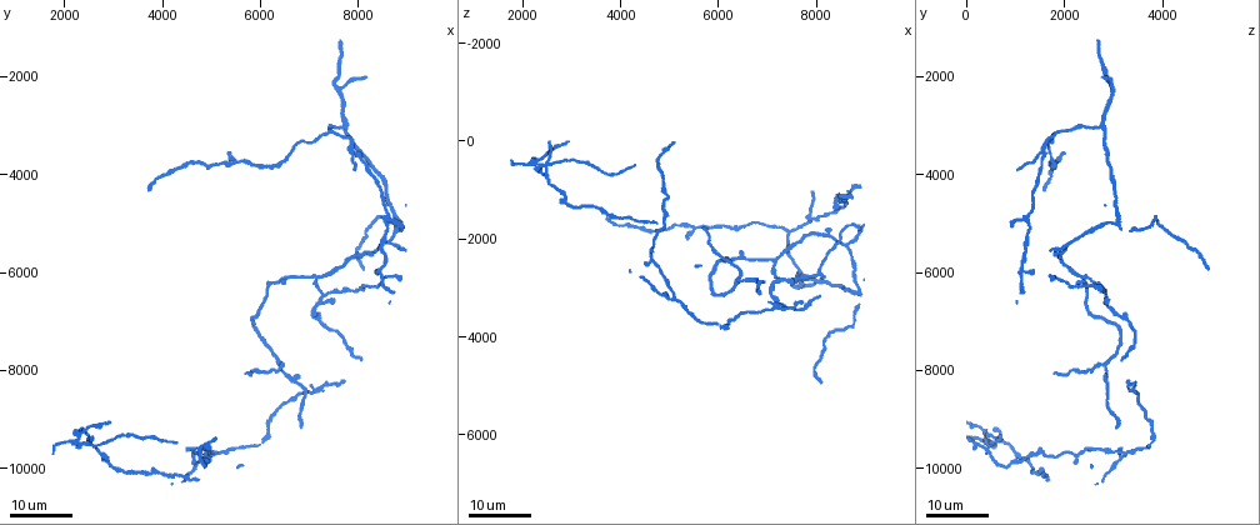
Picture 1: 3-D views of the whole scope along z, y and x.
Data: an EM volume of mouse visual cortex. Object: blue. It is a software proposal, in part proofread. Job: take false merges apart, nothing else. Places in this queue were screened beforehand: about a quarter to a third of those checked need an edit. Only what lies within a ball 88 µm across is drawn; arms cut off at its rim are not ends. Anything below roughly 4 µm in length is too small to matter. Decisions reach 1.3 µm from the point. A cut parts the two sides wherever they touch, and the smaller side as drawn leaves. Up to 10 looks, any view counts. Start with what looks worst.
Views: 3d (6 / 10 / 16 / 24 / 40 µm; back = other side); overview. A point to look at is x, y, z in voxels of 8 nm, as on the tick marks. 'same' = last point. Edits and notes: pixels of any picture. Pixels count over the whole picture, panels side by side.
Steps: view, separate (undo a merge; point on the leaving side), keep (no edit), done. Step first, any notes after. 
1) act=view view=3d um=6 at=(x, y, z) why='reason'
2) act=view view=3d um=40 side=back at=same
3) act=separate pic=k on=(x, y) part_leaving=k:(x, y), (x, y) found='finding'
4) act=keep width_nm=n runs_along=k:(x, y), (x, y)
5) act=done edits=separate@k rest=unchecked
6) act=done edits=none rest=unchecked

act=view view=3d um=24 at=(7300, 6500, 2900) why='three arms meet'

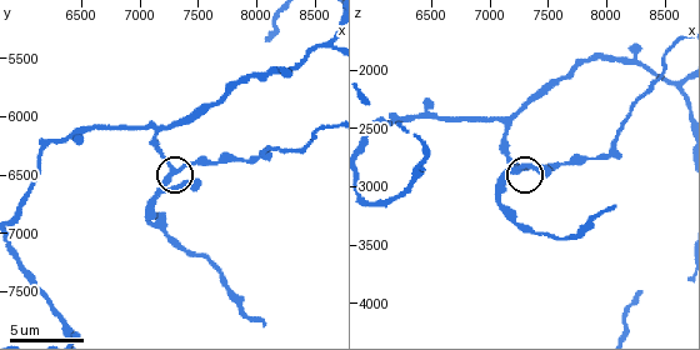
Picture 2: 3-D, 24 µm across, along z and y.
act=view view=3d um=10 at=same why='zoom in'

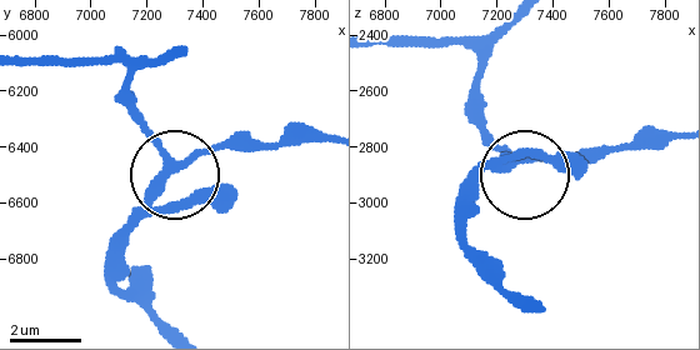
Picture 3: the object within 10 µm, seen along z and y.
act=keep arms=3 runs_along=3:(378, 44), (473, 53), (479, 124), (511, 166), (461, 184) found='all the same neuron'

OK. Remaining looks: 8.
act=view view=3d um=16 at=(7160, 6140, 2480)

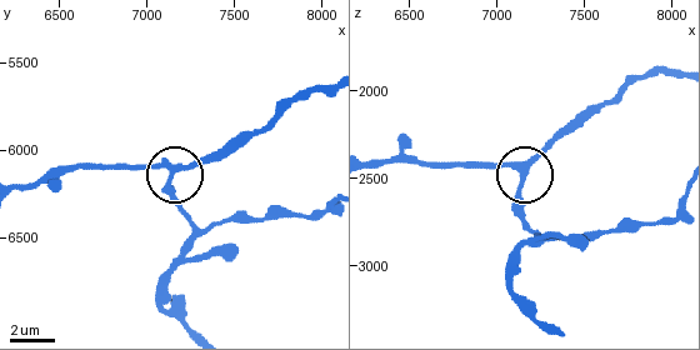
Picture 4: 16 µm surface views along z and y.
act=keep runs_along=4:(373, 160), (519, 168), (524, 178), (519, 215) found='continuous, no second neuron'

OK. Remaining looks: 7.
act=view view=3d um=24 at=(6450, 7900, 2800) why='branch point'

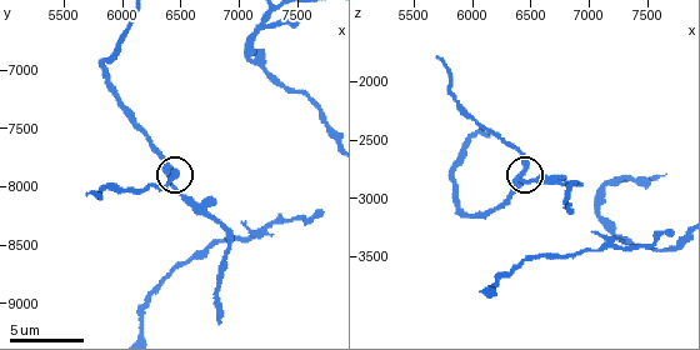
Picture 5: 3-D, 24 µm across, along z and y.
act=view view=3d um=6 at=(6380, 7880, 2820)

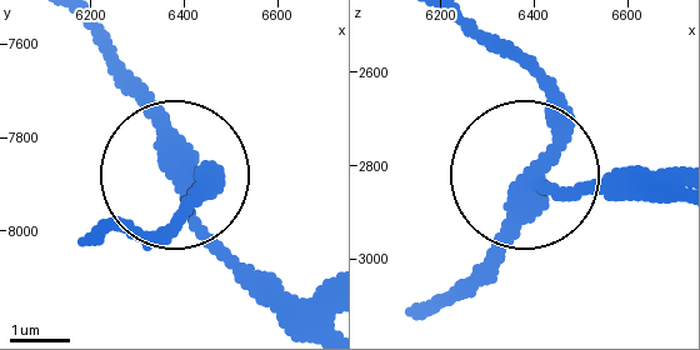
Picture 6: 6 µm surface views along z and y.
act=view view=3d um=6 side=back at=(6400, 7900, 2825)

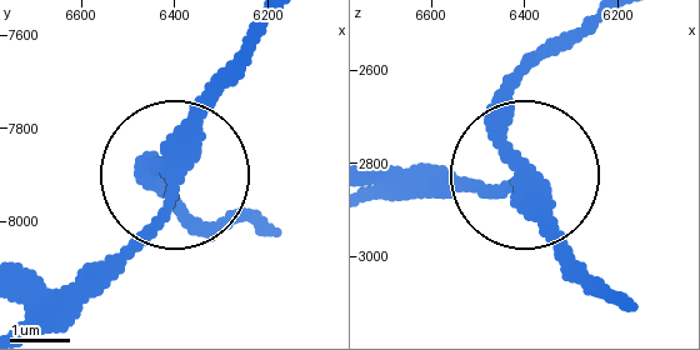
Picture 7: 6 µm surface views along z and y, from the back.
act=keep arms=3 found='all the same neuron'

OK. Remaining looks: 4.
act=view view=3d um=24 at=(7700, 2950, 2700) why='three-way junction'

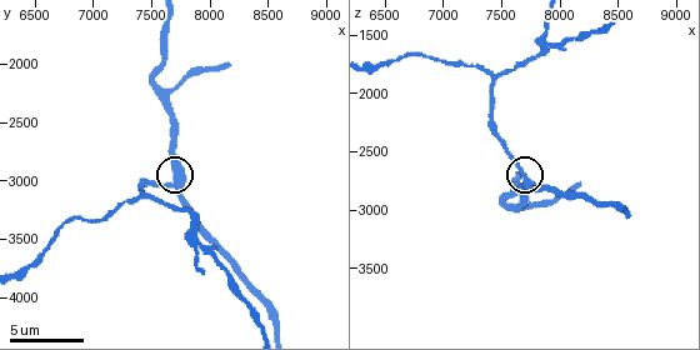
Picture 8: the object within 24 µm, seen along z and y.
act=view view=3d um=10 at=(7700, 2980, 2740)

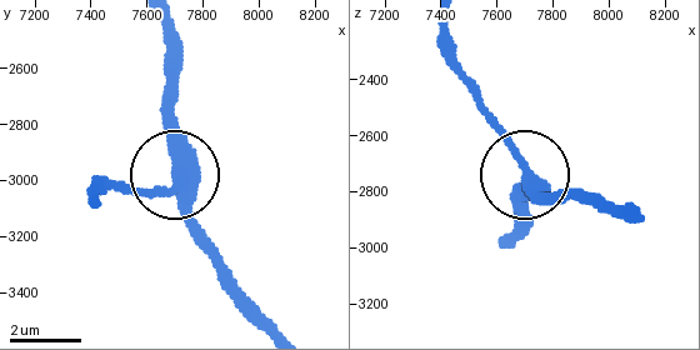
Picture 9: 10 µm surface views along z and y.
act=keep arms=3 runs_along=9:(274, 321), (235, 276), (178, 179), (175, 65) found='all the same neuron'

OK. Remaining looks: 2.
act=view view=3d um=10 at=(7860, 3520, 1600)

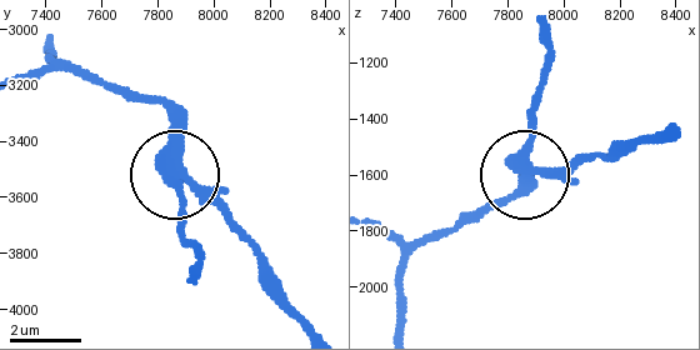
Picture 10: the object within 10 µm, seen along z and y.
act=view view=3d um=10 side=back at=(7890, 3530, 1570)

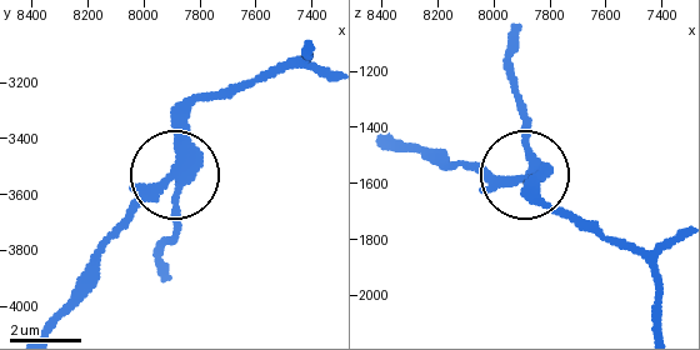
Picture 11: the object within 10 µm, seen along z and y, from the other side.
act=separate pic=11 on=(175, 193) part_leaving=11:(191, 161), (164, 239), (164, 281) found='two neurons meet here'

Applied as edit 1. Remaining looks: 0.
act=done edits=separate@11 rest=unchecked

